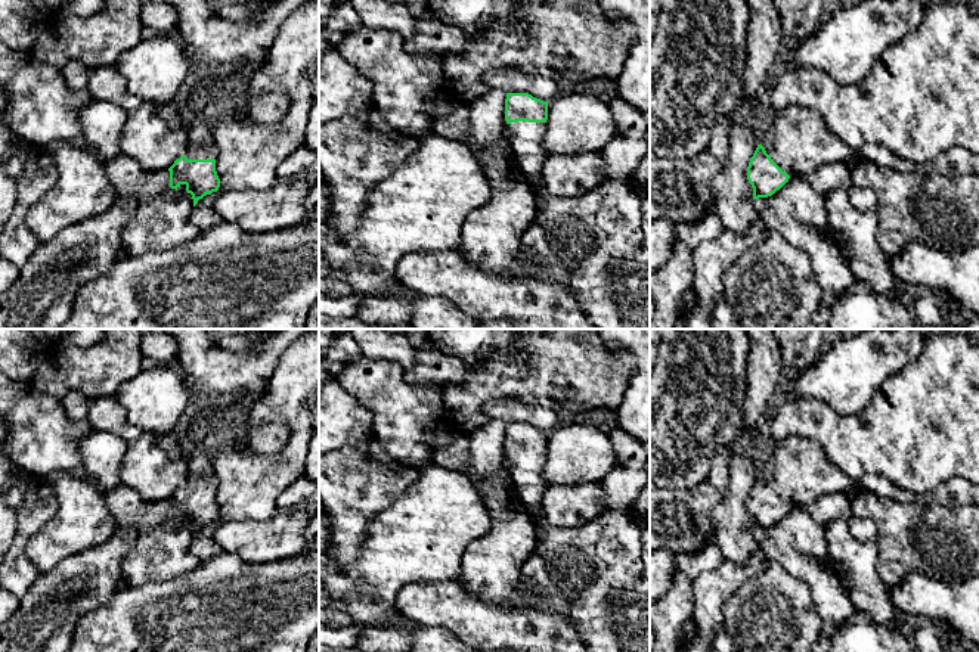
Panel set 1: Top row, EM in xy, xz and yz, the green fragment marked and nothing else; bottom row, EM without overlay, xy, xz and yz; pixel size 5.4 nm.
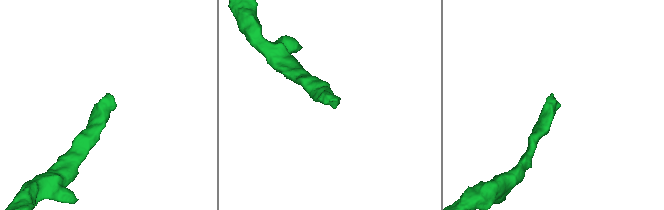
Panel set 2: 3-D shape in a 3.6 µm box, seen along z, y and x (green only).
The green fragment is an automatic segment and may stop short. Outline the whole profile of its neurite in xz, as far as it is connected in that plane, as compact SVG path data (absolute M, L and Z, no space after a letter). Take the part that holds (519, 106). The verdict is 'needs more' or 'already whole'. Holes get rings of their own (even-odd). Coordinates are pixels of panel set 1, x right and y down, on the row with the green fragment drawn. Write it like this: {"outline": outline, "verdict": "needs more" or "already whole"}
{"outline": "M506 93L505 121L514 156L526 174L536 199L548 196L542 170L548 158L542 146L546 131L548 102L529 93Z", "verdict": "needs more"}

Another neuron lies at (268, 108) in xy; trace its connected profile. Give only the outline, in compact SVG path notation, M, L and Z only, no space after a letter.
M242 81L207 83L211 84L216 91L229 96L232 99L232 106L239 106L242 114L260 124L279 122L289 106L289 96L282 90L269 90L261 94L245 94L241 99L238 90Z

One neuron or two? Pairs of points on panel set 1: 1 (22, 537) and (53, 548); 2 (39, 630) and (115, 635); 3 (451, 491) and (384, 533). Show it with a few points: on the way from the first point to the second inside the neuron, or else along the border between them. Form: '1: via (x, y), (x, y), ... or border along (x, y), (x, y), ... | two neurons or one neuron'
1: border along (55, 515), (25, 546), (25, 555), (39, 573) | two neurons
2: border along (98, 608), (80, 618), (73, 636) | two neurons
3: via (434, 508), (409, 533), (400, 533) | one neuron

